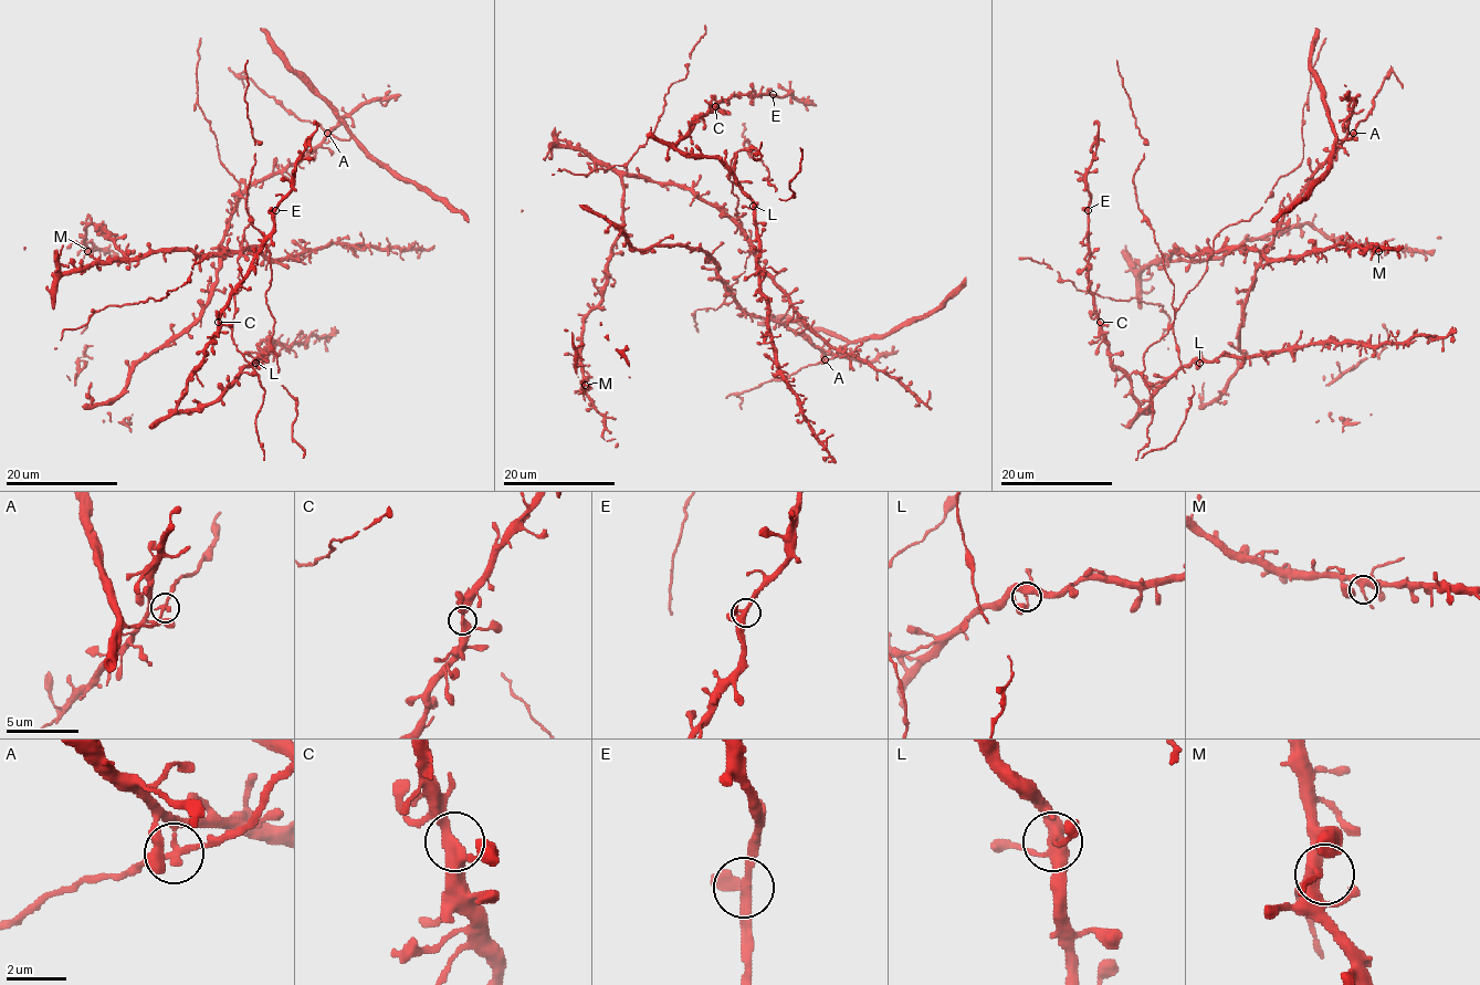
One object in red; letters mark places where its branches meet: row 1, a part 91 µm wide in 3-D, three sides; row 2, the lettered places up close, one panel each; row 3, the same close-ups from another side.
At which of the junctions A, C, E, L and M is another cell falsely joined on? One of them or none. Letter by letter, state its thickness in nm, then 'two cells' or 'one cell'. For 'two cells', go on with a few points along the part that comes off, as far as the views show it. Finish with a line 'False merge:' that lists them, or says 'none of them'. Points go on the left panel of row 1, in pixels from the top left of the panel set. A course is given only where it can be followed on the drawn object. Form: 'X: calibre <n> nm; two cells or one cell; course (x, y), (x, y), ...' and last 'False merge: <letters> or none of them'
A: calibre 220 nm; two cells; course (328, 133), (340, 138), (355, 138), (377, 159), (426, 186), (468, 221)
C: calibre 320 nm; one cell
E: calibre 320 nm; one cell
L: calibre 360 nm; one cell
M: calibre 360 nm; one cell
False merge: A

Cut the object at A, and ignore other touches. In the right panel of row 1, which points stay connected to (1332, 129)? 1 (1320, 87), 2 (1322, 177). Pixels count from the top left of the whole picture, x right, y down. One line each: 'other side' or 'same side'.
1: same side
2: same side

